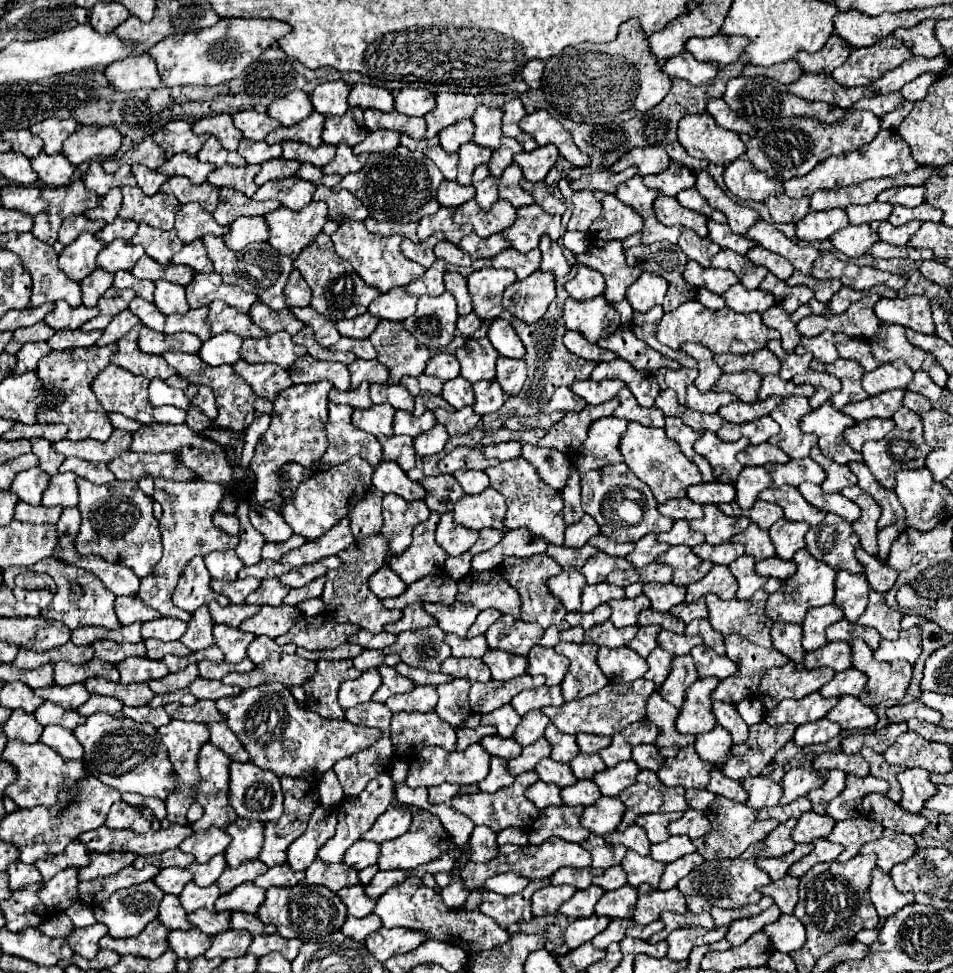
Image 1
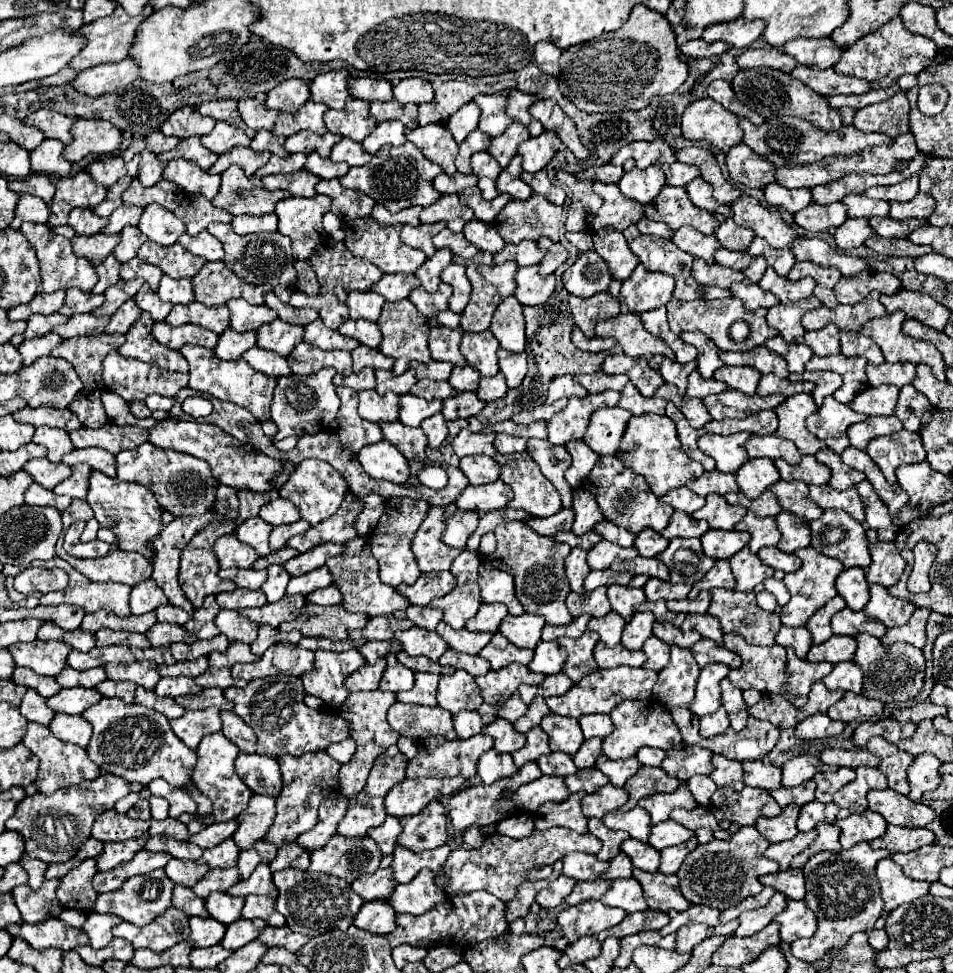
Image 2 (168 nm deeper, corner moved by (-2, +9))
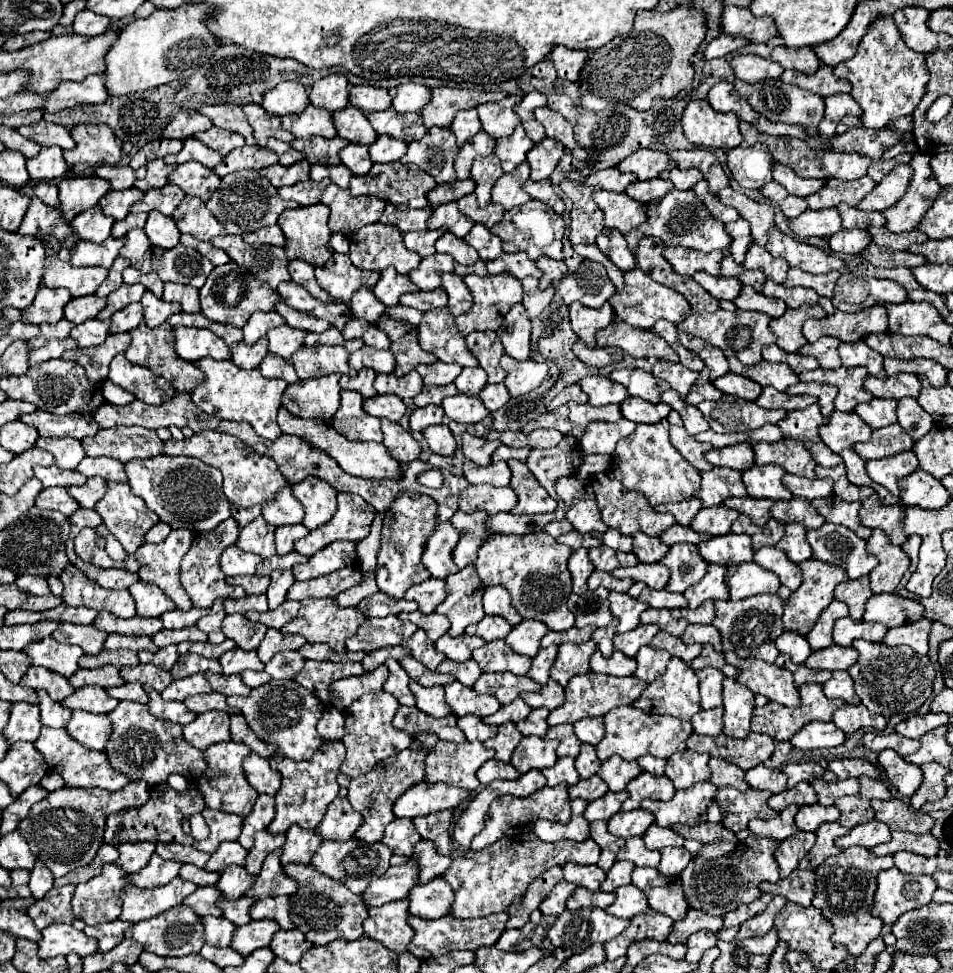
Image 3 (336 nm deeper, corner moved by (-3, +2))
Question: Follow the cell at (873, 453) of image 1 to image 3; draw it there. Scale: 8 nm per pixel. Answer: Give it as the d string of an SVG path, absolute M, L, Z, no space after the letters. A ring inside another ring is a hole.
M909 450L907 454L897 454L895 458L879 458L867 462L867 474L873 482L885 486L893 496L899 496L899 478L915 472L919 468L919 460Z

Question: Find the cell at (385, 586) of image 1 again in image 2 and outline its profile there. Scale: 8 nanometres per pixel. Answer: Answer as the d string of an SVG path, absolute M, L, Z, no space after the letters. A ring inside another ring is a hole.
M392 497L386 501L386 509L384 515L380 517L376 529L370 535L370 543L372 543L372 553L380 563L380 581L384 585L390 587L398 587L400 583L414 583L420 575L416 563L414 563L414 555L410 551L410 539L414 537L414 533L418 531L420 523L424 521L428 511L428 503L420 501L420 499L410 499L410 497Z

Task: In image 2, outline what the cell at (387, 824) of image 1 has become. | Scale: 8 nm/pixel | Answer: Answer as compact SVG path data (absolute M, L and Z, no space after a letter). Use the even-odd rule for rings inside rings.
M418 777L418 779L404 779L386 795L384 807L386 815L392 817L408 817L420 813L426 803L456 793L464 785L462 777L446 777L446 779L428 779L428 777Z

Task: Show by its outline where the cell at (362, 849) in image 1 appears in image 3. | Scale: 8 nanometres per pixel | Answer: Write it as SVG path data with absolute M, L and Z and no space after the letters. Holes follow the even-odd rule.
M395 818L387 830L385 830L385 838L383 844L387 844L393 854L403 854L403 856L411 856L413 854L413 846L421 840L419 832L413 826L413 820L399 820Z

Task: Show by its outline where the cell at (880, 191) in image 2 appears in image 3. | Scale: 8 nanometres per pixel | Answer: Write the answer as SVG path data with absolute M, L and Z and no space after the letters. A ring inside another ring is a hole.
M899 164L879 184L875 184L875 188L857 204L857 208L883 212L903 196L903 190L907 190L909 180L911 180L911 166Z

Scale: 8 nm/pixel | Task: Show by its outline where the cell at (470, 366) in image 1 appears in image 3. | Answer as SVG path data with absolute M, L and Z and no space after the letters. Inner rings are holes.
M471 332L467 338L467 348L479 360L479 366L489 374L489 384L499 384L505 380L505 370L499 366L503 356L503 346L497 332Z

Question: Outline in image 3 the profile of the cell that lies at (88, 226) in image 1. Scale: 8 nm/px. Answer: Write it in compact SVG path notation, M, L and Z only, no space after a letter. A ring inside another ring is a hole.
M95 206L79 216L73 218L71 226L75 230L75 234L81 240L89 240L89 242L103 242L111 236L111 226L113 226L113 218L103 214L101 206Z

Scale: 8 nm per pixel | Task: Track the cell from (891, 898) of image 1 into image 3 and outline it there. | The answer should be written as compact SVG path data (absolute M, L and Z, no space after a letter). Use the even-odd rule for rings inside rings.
M895 866L879 872L873 912L883 924L893 924L901 914L931 902L937 882L929 874L905 874Z

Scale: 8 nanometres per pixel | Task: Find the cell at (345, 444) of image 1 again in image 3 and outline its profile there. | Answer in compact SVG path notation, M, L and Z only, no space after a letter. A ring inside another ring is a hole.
M341 390L341 406L331 424L347 440L383 440L379 418L369 416L363 410L363 396L353 390Z

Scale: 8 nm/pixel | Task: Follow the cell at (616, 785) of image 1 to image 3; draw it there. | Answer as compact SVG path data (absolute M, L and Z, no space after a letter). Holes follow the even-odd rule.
M611 756L609 760L605 760L599 770L599 776L607 782L611 792L625 790L627 782L631 782L639 774L641 774L641 766L637 762L627 762L619 756Z

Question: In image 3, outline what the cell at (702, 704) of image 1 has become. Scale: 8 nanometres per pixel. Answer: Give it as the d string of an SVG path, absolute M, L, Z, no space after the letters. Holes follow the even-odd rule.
M703 668L695 672L699 678L699 692L701 692L701 708L717 708L723 704L721 696L721 682L723 674L713 668Z

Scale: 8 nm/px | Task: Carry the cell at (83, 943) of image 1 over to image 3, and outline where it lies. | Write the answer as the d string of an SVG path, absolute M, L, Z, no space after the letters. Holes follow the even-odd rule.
M113 920L113 922L107 922L103 926L87 926L85 934L99 940L99 952L109 952L125 938L125 930L129 926L131 926L129 922Z

